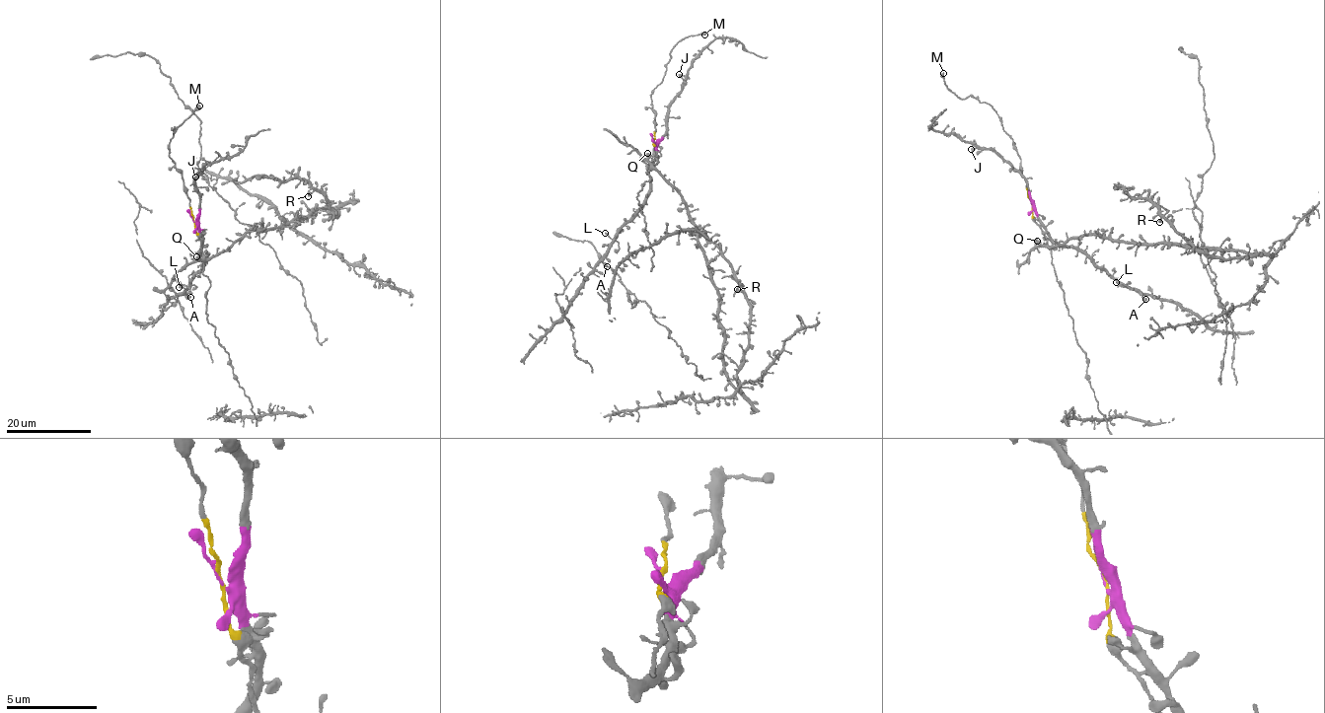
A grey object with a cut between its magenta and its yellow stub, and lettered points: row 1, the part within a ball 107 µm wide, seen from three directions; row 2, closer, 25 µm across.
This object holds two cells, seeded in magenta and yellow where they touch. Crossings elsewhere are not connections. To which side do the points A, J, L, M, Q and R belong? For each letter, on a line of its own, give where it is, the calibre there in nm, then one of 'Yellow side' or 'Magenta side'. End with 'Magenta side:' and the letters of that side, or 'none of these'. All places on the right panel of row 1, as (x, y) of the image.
A: Place: (1145, 299). Thickness 480 nm. Magenta side
J: Place: (971, 149). Thickness 420 nm. Magenta side
L: Place: (1116, 282). Thickness 260 nm. Magenta side
M: Place: (943, 73). Thickness 480 nm. Yellow side
Q: Place: (1037, 241). Thickness 500 nm. Yellow side
R: Place: (1159, 222). Thickness 360 nm. Yellow side
Magenta side: A, J, L

